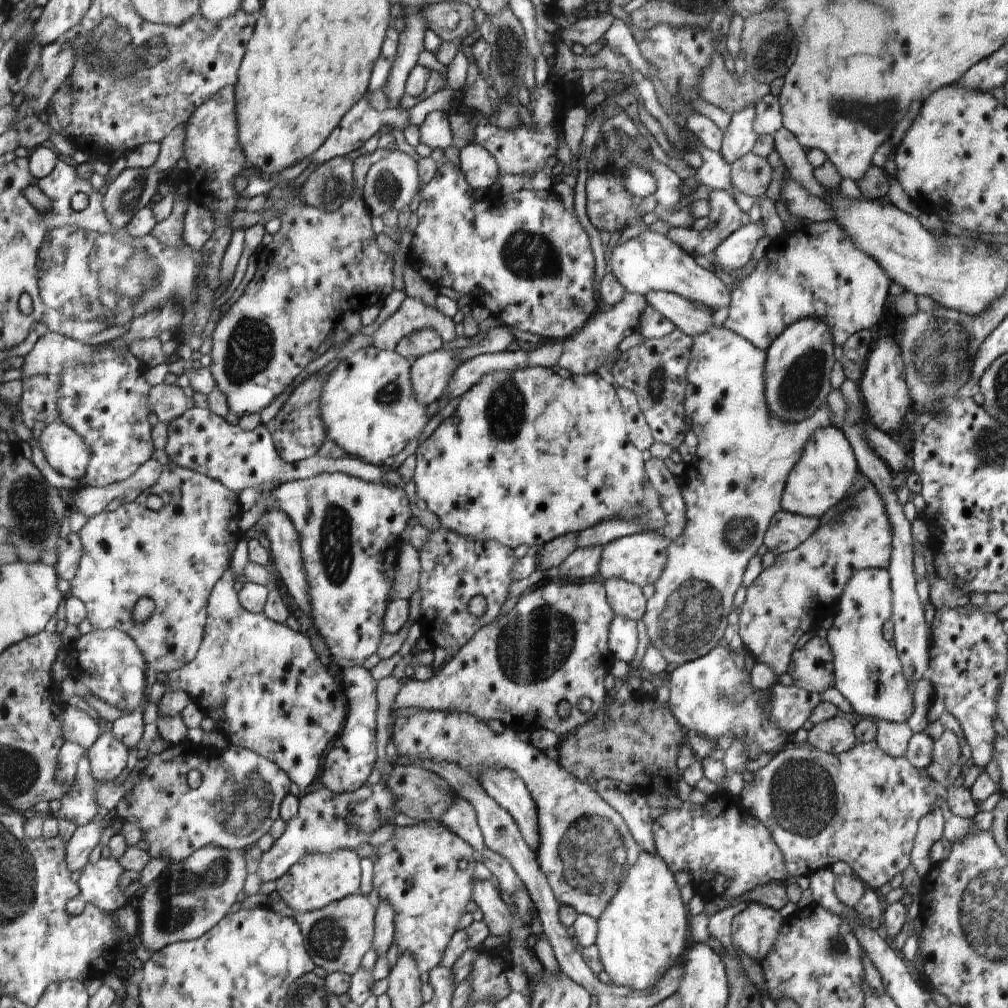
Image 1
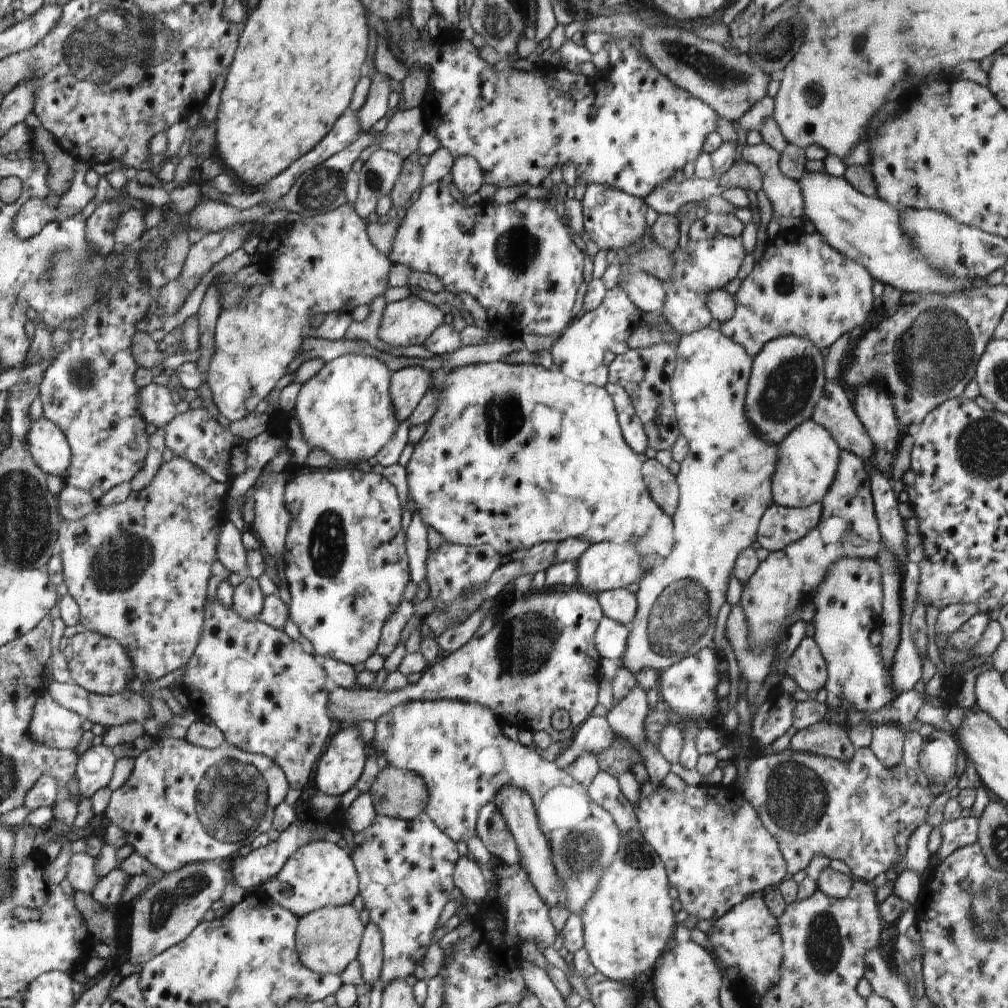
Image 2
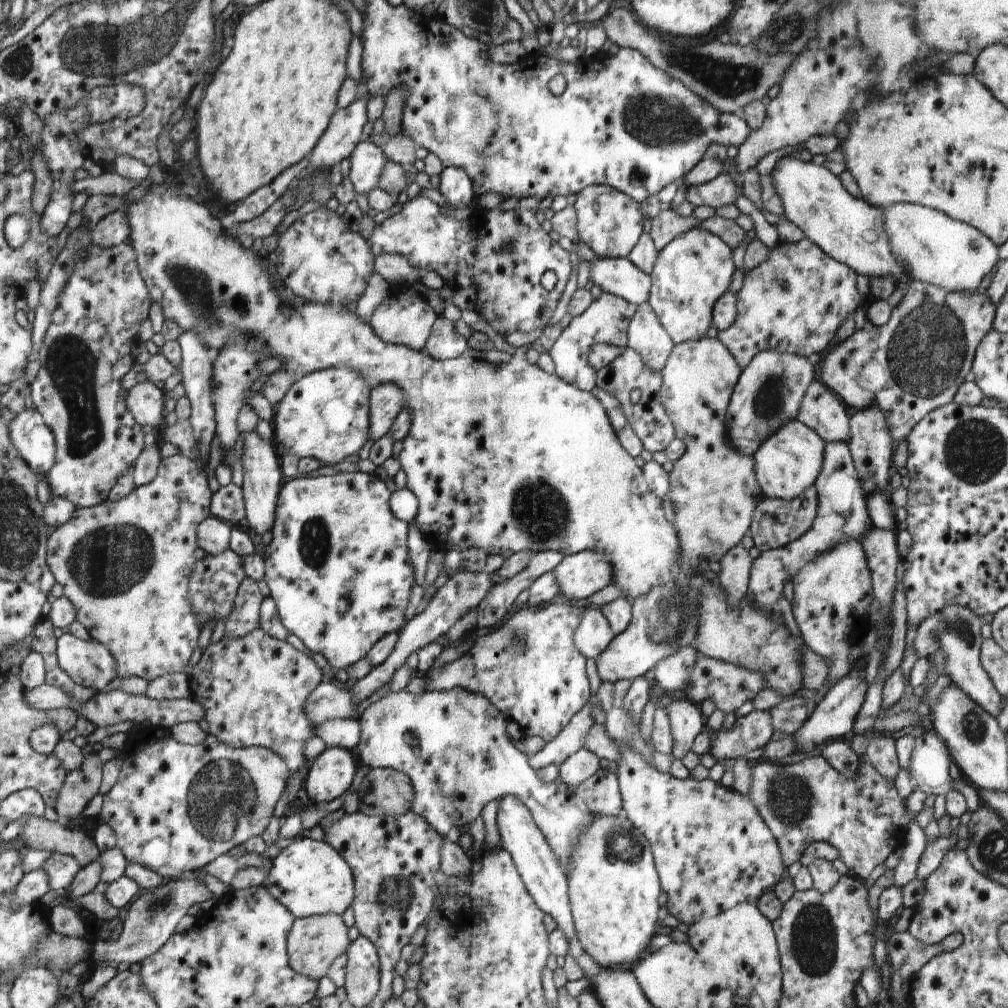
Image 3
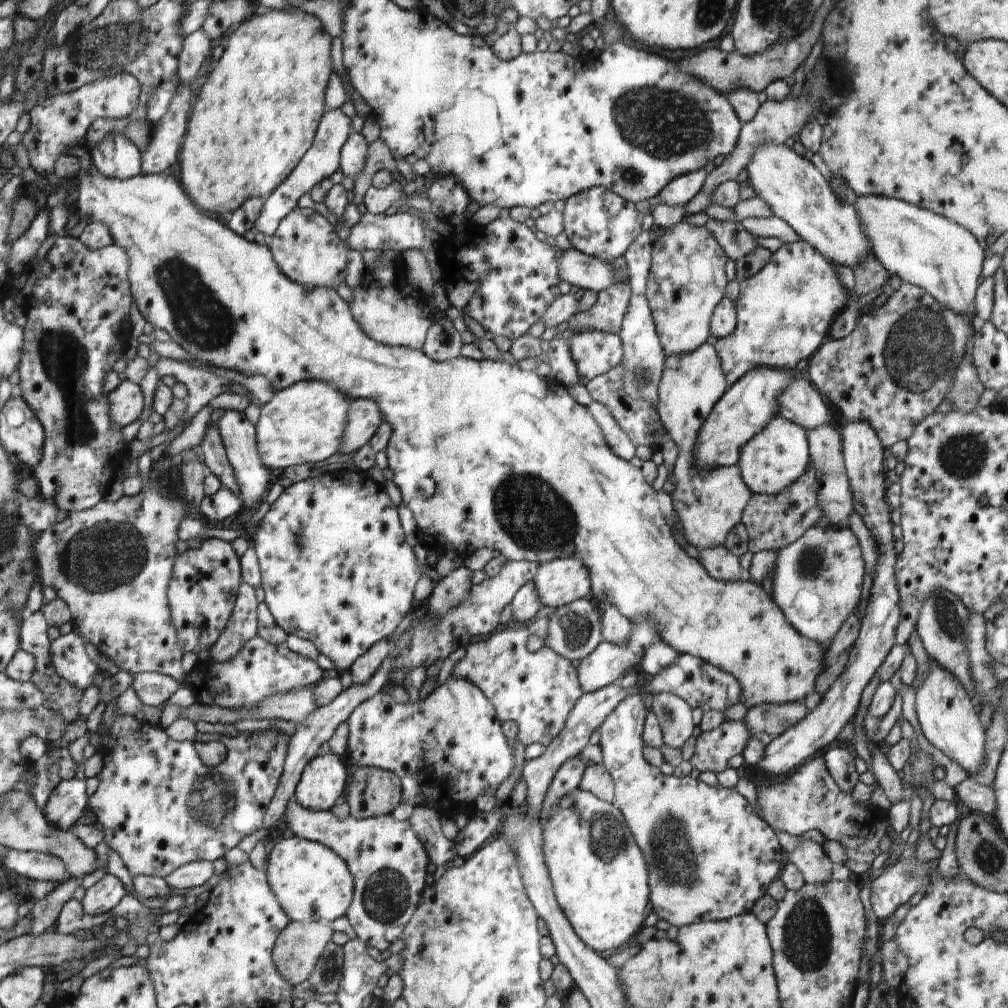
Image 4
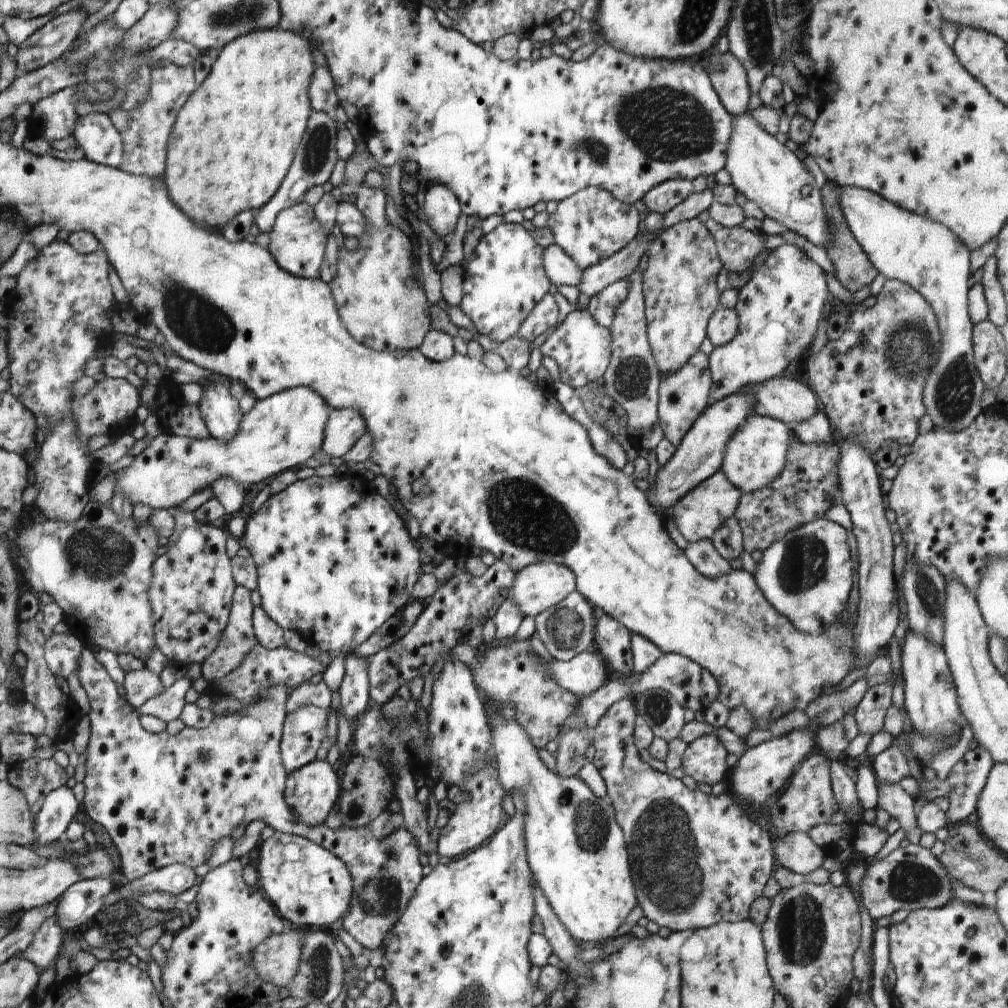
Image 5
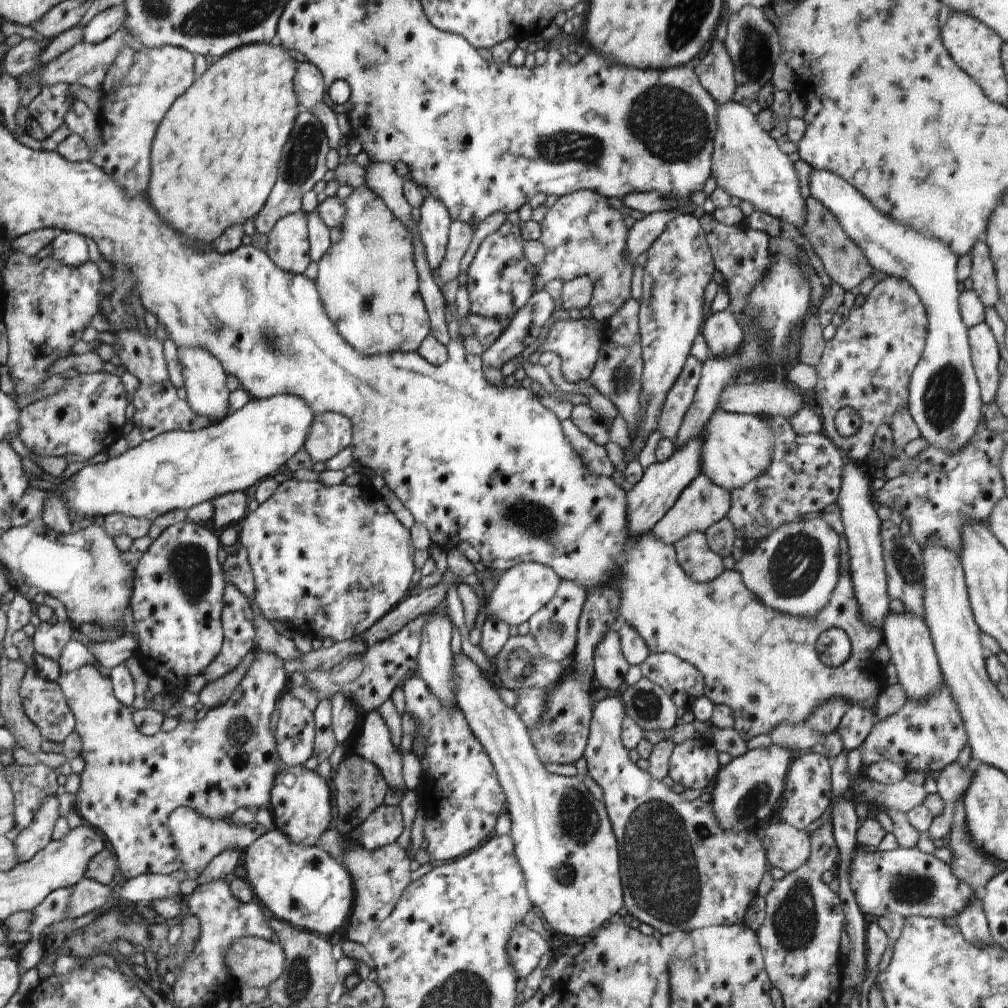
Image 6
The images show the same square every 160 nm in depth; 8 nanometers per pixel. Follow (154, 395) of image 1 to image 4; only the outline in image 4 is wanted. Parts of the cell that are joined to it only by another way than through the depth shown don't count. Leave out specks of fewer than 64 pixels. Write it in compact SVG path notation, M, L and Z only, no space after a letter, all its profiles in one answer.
M122 380L118 388L109 392L111 400L111 416L116 426L128 426L140 418L144 408L144 396L140 384Z

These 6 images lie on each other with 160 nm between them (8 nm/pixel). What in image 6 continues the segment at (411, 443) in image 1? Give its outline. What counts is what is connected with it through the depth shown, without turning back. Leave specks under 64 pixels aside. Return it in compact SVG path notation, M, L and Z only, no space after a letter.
M296 395L251 399L219 422L195 431L168 431L129 448L105 463L87 465L72 475L71 485L58 490L70 516L103 517L120 512L126 516L155 518L175 510L187 511L231 492L244 492L276 472L290 456L304 447L315 414Z

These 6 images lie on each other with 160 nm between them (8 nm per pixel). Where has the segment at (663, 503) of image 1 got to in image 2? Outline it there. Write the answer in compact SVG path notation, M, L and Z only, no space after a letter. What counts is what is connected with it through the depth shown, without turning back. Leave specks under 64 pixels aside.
M645 459L642 476L652 500L668 515L672 516L679 501L679 486L668 467L656 459Z

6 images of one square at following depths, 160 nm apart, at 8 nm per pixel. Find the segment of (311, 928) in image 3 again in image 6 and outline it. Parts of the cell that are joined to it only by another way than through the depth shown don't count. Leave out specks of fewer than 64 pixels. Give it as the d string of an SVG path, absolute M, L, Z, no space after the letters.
M245 936L239 941L234 941L228 950L227 958L232 974L235 974L236 978L240 978L241 988L267 988L271 982L274 982L275 978L280 976L285 965L285 954L279 942L273 943L268 939L255 936Z

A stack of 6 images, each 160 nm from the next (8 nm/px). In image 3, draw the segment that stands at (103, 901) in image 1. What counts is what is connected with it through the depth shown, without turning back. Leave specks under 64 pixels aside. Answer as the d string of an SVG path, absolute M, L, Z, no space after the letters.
M52 853L39 869L47 872L49 890L68 888L82 867L73 856Z

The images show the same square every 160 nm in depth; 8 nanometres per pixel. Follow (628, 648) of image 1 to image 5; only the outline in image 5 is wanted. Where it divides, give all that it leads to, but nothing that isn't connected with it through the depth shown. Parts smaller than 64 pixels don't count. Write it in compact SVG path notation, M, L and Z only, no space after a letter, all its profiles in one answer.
M574 590L558 605L552 605L550 609L535 616L535 630L552 658L567 661L580 653L592 653L595 650L596 621L592 616L592 606L588 604L586 597L579 590Z

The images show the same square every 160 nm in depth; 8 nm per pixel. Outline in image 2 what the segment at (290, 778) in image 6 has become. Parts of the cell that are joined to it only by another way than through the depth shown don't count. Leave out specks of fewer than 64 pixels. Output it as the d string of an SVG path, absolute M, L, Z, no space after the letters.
M350 724L346 728L340 726L328 743L327 752L316 766L314 782L316 782L318 793L340 796L348 792L358 782L364 768L364 760L366 760L366 750L364 750L364 741L359 727L355 724Z

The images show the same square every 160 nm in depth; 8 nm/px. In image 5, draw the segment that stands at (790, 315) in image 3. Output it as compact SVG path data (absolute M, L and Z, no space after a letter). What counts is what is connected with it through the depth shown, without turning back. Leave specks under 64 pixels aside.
M785 243L770 251L759 269L756 269L749 281L739 290L735 310L738 315L738 334L725 345L718 345L708 356L713 380L708 405L714 404L744 387L760 385L768 379L787 370L790 362L803 363L809 354L816 327L827 296L831 295L826 285L826 272L797 246Z

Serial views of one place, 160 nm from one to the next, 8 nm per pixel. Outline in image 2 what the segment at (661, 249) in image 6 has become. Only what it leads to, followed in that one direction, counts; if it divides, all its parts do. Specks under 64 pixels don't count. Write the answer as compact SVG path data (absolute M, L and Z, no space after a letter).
M714 235L707 239L689 240L686 246L675 248L671 253L674 264L670 279L661 282L665 299L660 314L672 330L685 335L708 327L712 322L707 296L712 294L714 288L724 289L730 280L736 278L744 260L744 248L740 237Z

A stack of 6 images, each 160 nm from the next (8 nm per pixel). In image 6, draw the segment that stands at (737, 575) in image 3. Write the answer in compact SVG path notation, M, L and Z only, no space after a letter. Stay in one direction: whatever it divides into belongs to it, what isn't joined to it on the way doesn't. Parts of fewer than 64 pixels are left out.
M701 532L688 533L672 546L678 556L678 562L686 574L696 582L705 583L714 581L724 570L724 562L718 554L714 554L708 544L706 536Z

